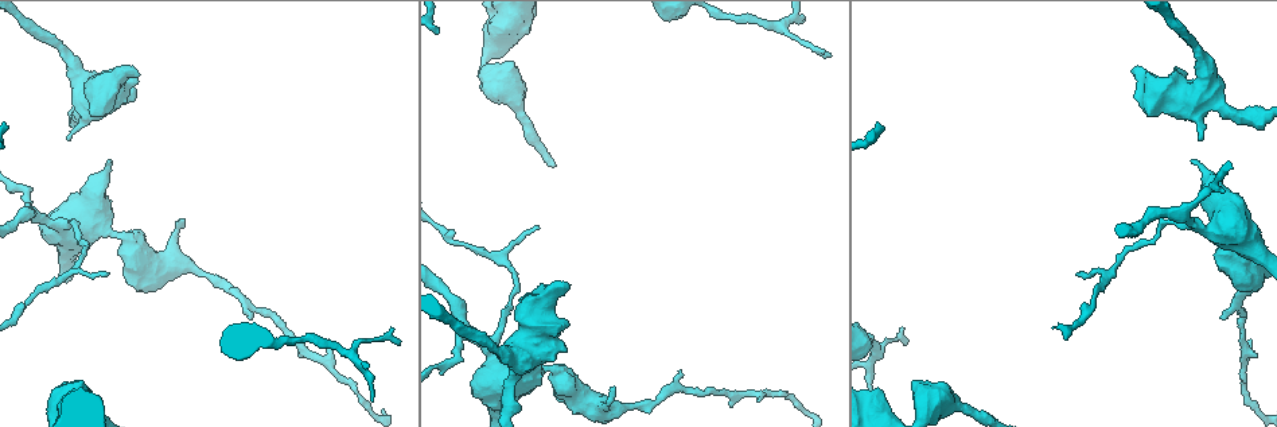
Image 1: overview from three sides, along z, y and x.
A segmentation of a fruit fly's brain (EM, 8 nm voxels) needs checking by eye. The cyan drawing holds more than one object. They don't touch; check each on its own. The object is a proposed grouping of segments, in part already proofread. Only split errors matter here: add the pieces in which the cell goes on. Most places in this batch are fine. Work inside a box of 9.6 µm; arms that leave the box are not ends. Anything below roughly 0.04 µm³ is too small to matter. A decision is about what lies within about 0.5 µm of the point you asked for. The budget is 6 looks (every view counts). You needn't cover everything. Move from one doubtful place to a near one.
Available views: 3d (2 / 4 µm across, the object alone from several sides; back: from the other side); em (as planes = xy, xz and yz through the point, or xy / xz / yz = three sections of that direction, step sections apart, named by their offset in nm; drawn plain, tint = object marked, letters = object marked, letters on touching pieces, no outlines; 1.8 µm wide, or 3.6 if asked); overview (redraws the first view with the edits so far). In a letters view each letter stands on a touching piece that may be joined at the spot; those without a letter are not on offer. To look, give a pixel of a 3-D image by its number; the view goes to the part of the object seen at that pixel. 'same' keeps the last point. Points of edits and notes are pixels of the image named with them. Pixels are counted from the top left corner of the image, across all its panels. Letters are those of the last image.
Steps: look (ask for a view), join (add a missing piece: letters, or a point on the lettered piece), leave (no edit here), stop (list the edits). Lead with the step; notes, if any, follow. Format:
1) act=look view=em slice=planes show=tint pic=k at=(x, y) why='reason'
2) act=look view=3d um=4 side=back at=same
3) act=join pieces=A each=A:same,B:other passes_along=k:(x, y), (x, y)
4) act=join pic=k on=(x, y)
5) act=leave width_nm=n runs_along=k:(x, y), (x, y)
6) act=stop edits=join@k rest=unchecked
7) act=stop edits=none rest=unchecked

act=look view=em slice=planes show=letters pic=1 at=(68, 139) why='branch stops here'

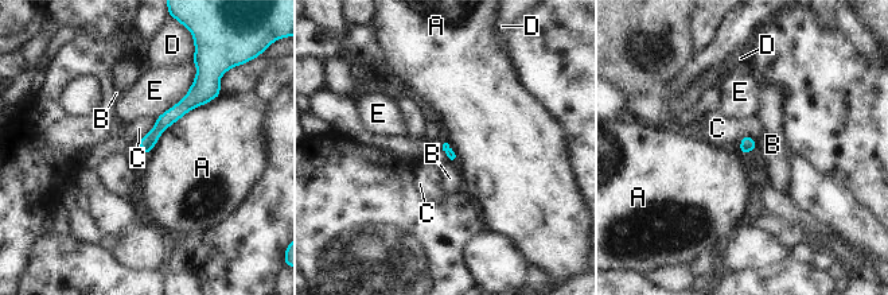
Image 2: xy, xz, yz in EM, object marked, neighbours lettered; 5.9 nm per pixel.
act=leave each=A:other,B:other,C:other,D:other,E:other found='no lettered piece goes on from it'

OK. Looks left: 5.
act=look view=em slice=planes show=letters pic=1 at=(1078, 274)

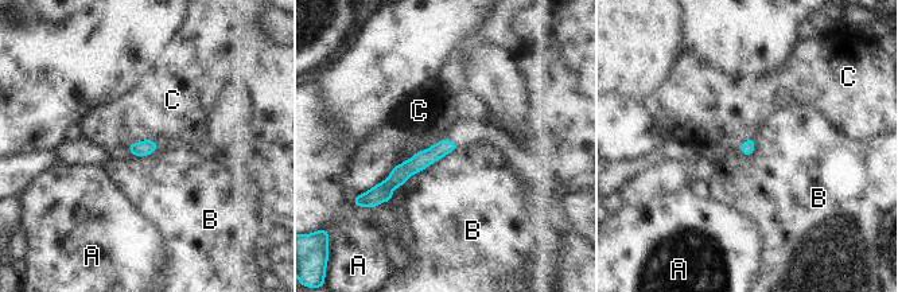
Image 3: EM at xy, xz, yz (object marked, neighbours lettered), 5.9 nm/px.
act=leave each=A:other,B:other,C:other found='none of them fits'

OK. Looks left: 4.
act=look view=3d um=4 pic=1 at=(680, 370) why='free end'

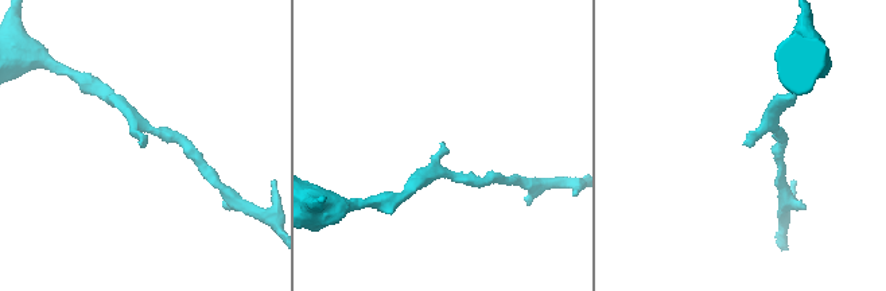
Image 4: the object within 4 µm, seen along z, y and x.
act=look view=em slice=yz step=4 show=letters pic=4 at=(139, 144)

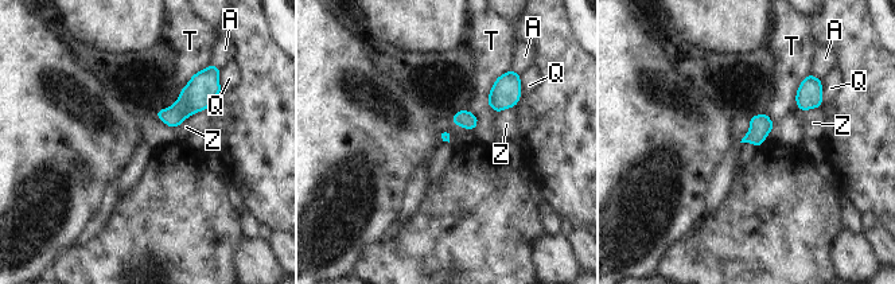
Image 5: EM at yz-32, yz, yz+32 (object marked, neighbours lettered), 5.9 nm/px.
act=look view=em slice=planes show=letters at=same

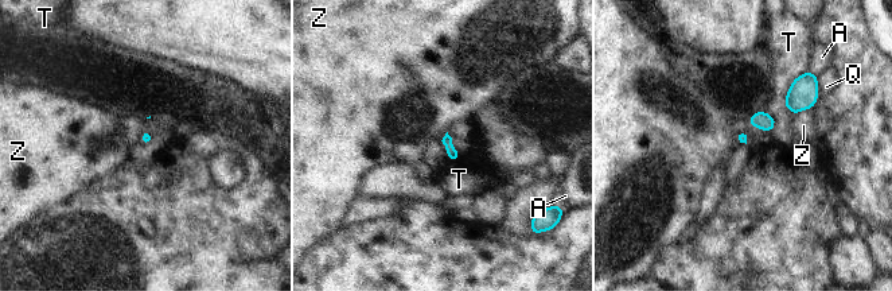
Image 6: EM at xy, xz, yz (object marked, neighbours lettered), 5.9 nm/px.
act=leave each=A:other,Q:other,T:other,Z:other border=6:(811, 108), (806, 108), (797, 115) found='no lettered piece goes on from it'

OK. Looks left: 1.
act=stop edits=none rest=unchecked

